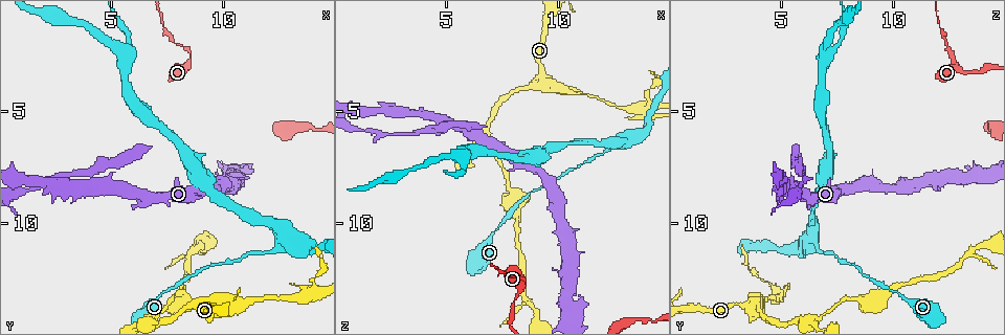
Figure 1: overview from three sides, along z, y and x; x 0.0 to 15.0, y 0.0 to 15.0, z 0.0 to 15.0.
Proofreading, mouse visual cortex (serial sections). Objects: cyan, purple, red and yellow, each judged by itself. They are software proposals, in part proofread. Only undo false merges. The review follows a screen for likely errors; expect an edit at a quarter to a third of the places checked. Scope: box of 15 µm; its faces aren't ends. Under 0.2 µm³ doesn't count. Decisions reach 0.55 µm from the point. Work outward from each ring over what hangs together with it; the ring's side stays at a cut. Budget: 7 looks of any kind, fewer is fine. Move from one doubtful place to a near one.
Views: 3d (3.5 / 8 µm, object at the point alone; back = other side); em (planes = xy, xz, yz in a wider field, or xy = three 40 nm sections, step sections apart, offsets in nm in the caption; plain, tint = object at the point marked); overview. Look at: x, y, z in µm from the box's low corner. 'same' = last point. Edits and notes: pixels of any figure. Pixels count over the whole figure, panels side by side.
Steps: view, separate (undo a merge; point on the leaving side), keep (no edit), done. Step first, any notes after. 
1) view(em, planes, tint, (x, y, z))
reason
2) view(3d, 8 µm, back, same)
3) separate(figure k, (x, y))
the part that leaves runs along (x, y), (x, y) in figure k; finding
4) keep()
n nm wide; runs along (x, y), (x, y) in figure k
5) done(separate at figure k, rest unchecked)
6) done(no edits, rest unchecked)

view(3d, 3.5 µm, (13.0, 10.8, 6.5))
sudden change in width

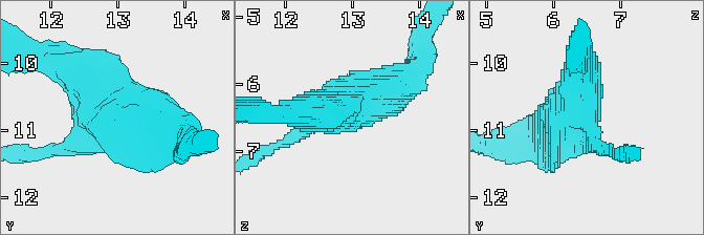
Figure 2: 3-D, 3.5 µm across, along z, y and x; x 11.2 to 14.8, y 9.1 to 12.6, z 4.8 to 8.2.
view(em, xy, step 5, tint, (12.85, 10.80, 6.40))

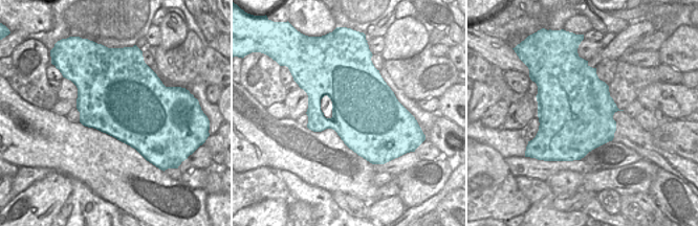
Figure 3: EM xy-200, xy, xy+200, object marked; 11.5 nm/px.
keep()
one cell here

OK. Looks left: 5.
view(em, xy, step 5, tint, (5.2, 7.4, 5.5))

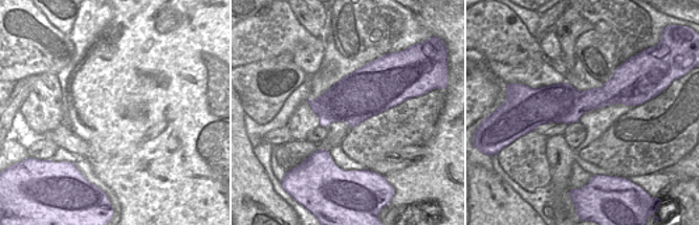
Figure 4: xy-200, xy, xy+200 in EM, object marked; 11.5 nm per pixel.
view(3d, 3.5 µm, same)
wider look

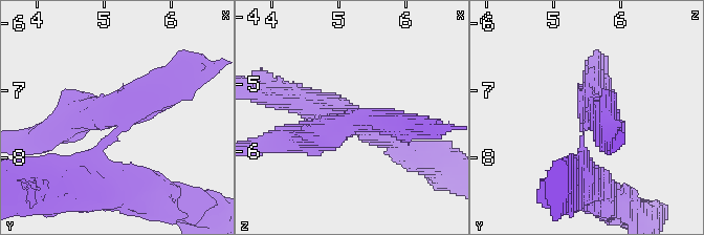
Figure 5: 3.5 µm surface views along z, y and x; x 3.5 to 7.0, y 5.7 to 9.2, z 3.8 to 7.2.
keep()
550 nm wide; runs along (587, 179), (584, 125), (602, 111), (608, 128) in figure 5; one cell here

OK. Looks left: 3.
view(3d, 3.5 µm, (8.6, 2.4, 12.6))
abrupt turn

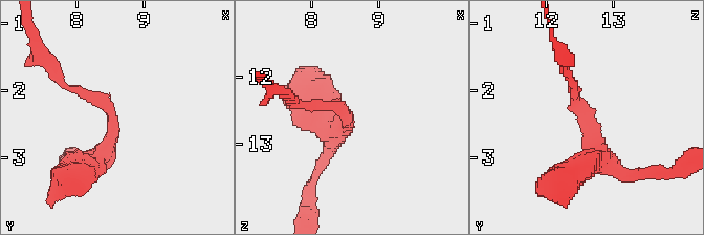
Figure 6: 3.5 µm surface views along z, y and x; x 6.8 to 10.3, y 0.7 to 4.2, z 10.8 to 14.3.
view(em, xy, step 5, tint, (8.50, 2.40, 12.60))
arms of 150, 300 nm; need the tissue

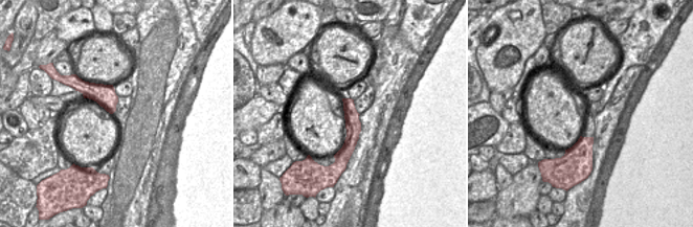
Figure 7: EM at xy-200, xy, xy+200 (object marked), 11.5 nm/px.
keep()
runs along (590, 164), (601, 151), (571, 80) in figure 6; all the same cell

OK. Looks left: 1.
done(no edits, rest unchecked)

